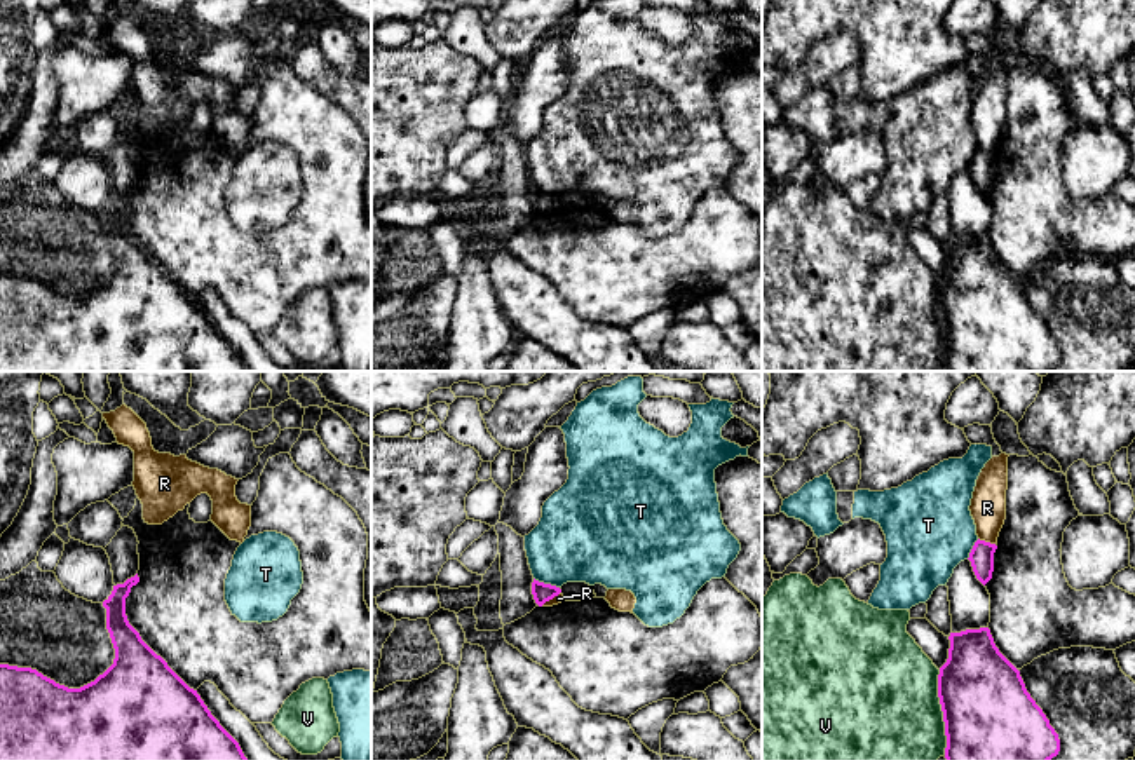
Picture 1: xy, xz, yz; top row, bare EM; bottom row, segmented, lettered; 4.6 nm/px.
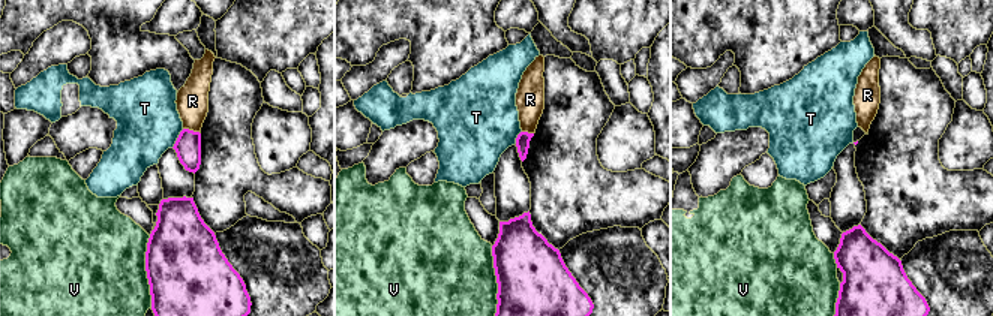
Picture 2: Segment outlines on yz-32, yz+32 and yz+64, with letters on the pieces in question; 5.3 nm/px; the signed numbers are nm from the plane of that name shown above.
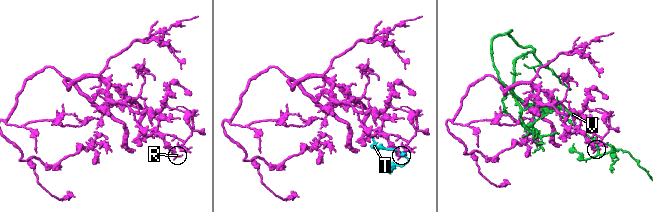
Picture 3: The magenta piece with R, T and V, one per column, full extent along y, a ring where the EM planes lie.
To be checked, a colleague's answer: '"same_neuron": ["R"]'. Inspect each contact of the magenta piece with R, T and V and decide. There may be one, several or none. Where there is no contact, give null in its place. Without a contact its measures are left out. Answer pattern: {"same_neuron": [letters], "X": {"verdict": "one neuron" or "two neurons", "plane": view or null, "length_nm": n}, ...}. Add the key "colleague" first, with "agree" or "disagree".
{"colleague": "disagree", "same_neuron": [], "R": {"verdict": "two neurons", "plane": "yz", "length_nm": 90}, "T": {"verdict": "two neurons", "plane": "xz", "length_nm": 130}, "V": {"verdict": "two neurons", "plane": "yz", "length_nm": 400}}

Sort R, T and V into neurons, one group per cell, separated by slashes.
R / T / V

